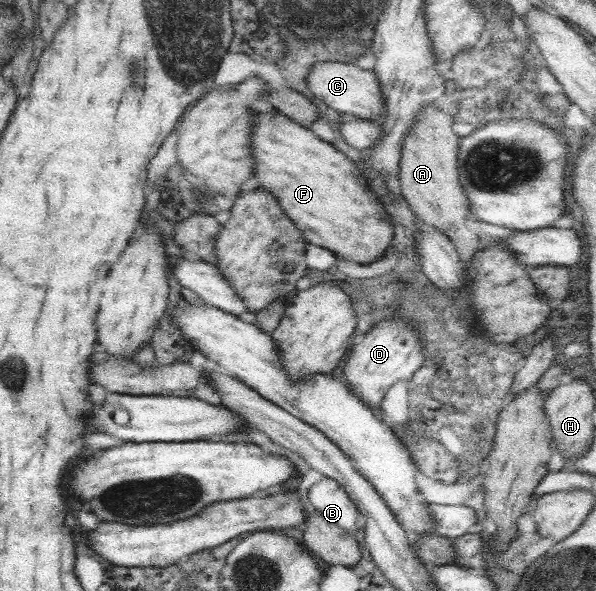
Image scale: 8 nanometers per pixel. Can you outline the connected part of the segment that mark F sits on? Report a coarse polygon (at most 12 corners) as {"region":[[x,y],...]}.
{"region":[[290,88],[253,115],[258,188],[307,243],[370,264],[394,244],[367,176]]}

